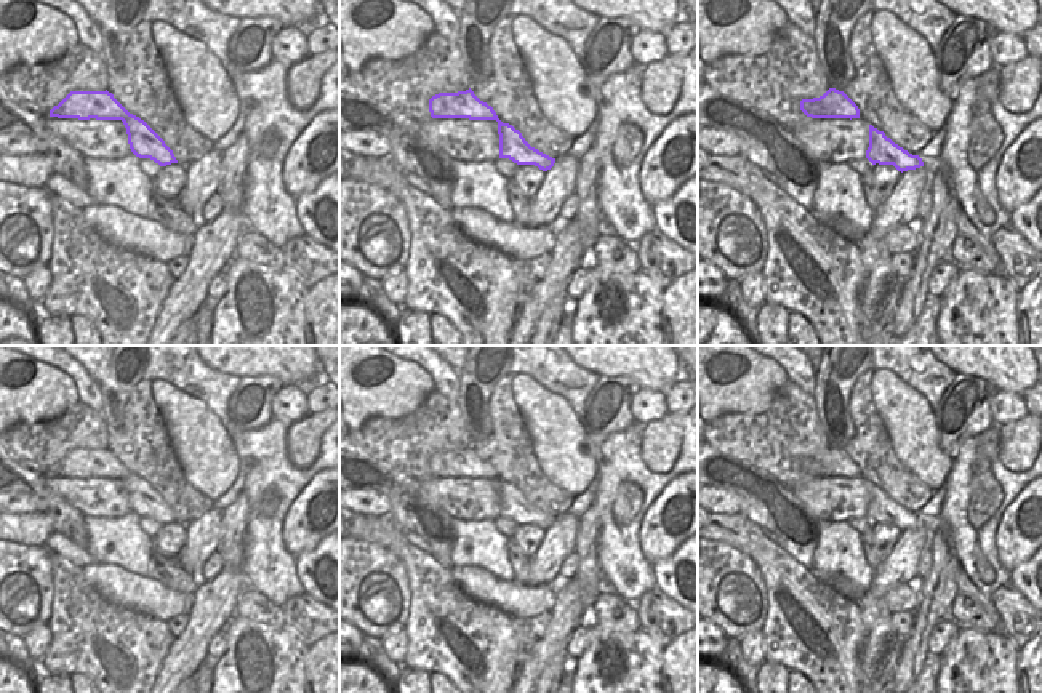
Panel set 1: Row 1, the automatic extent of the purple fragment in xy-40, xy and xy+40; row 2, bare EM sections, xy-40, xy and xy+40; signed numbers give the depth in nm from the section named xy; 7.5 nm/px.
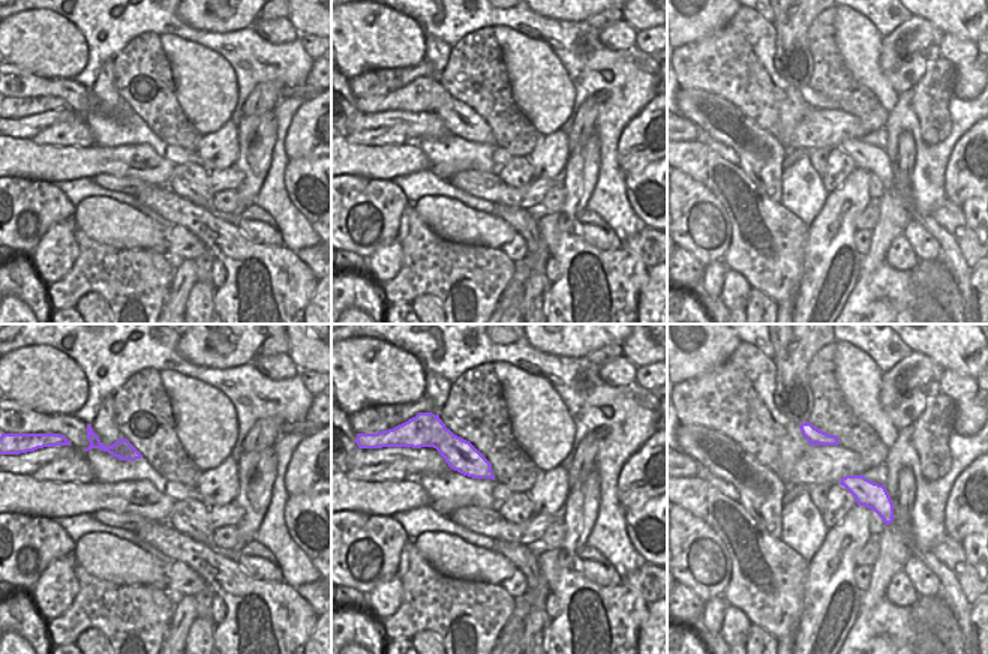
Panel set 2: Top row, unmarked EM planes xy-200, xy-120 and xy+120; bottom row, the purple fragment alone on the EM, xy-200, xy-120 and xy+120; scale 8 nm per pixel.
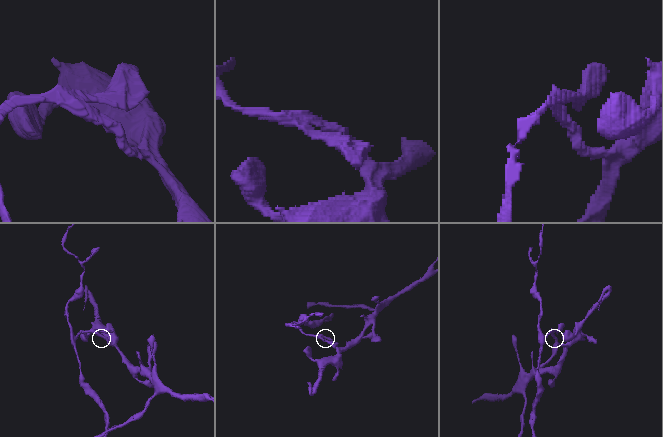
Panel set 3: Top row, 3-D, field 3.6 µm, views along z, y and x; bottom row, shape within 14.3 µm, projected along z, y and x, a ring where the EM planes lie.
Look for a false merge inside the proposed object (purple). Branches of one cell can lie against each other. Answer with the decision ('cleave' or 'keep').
cleave

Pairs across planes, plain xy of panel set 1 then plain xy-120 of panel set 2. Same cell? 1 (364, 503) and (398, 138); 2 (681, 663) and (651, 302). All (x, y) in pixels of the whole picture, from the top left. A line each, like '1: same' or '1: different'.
1: same
2: same

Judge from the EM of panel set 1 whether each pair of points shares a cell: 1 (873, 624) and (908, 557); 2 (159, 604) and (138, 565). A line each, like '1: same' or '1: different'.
1: same
2: different

